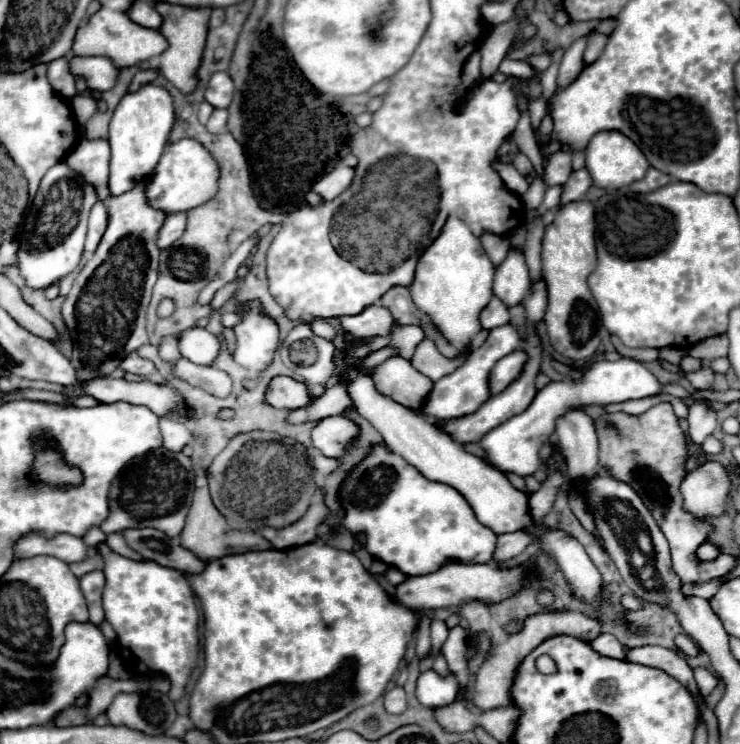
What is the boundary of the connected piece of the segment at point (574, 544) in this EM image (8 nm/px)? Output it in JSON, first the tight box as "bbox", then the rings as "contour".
{"bbox":[535,528,601,602],"contour":[[[543,528],[535,530],[543,534],[541,544],[543,550],[547,550],[563,570],[565,578],[569,580],[573,592],[577,598],[593,602],[597,600],[601,592],[601,574],[585,554],[583,546],[575,540],[565,536],[563,532],[545,532]]]}

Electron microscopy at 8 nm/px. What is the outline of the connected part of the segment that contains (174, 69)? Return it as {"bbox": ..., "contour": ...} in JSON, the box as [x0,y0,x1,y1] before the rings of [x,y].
{"bbox":[153,2,211,94],"contour":[[[155,2],[153,6],[163,16],[163,24],[159,26],[159,32],[163,32],[163,36],[167,36],[167,44],[169,44],[167,52],[163,52],[157,58],[159,70],[173,86],[177,86],[181,92],[187,94],[195,88],[195,82],[197,82],[195,74],[199,68],[201,52],[205,48],[207,22],[209,22],[211,8],[187,8],[181,4],[167,4],[167,2]]]}

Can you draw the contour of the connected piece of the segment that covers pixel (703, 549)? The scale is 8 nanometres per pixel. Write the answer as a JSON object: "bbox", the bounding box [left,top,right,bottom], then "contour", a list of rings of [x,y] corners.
{"bbox":[695,542,721,562],"contour":[[[703,542],[703,544],[695,550],[695,556],[697,556],[697,560],[711,562],[711,560],[715,560],[717,556],[721,556],[721,546],[717,546],[717,544],[713,544],[713,542]]]}

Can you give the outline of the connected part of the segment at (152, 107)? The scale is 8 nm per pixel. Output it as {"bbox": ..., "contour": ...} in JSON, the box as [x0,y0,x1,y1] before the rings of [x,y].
{"bbox":[109,84,175,196],"contour":[[[145,84],[133,94],[125,94],[109,124],[111,144],[111,168],[109,168],[109,192],[119,196],[131,190],[135,180],[145,180],[159,162],[163,148],[167,146],[171,126],[175,122],[173,100],[169,92],[157,84]]]}

